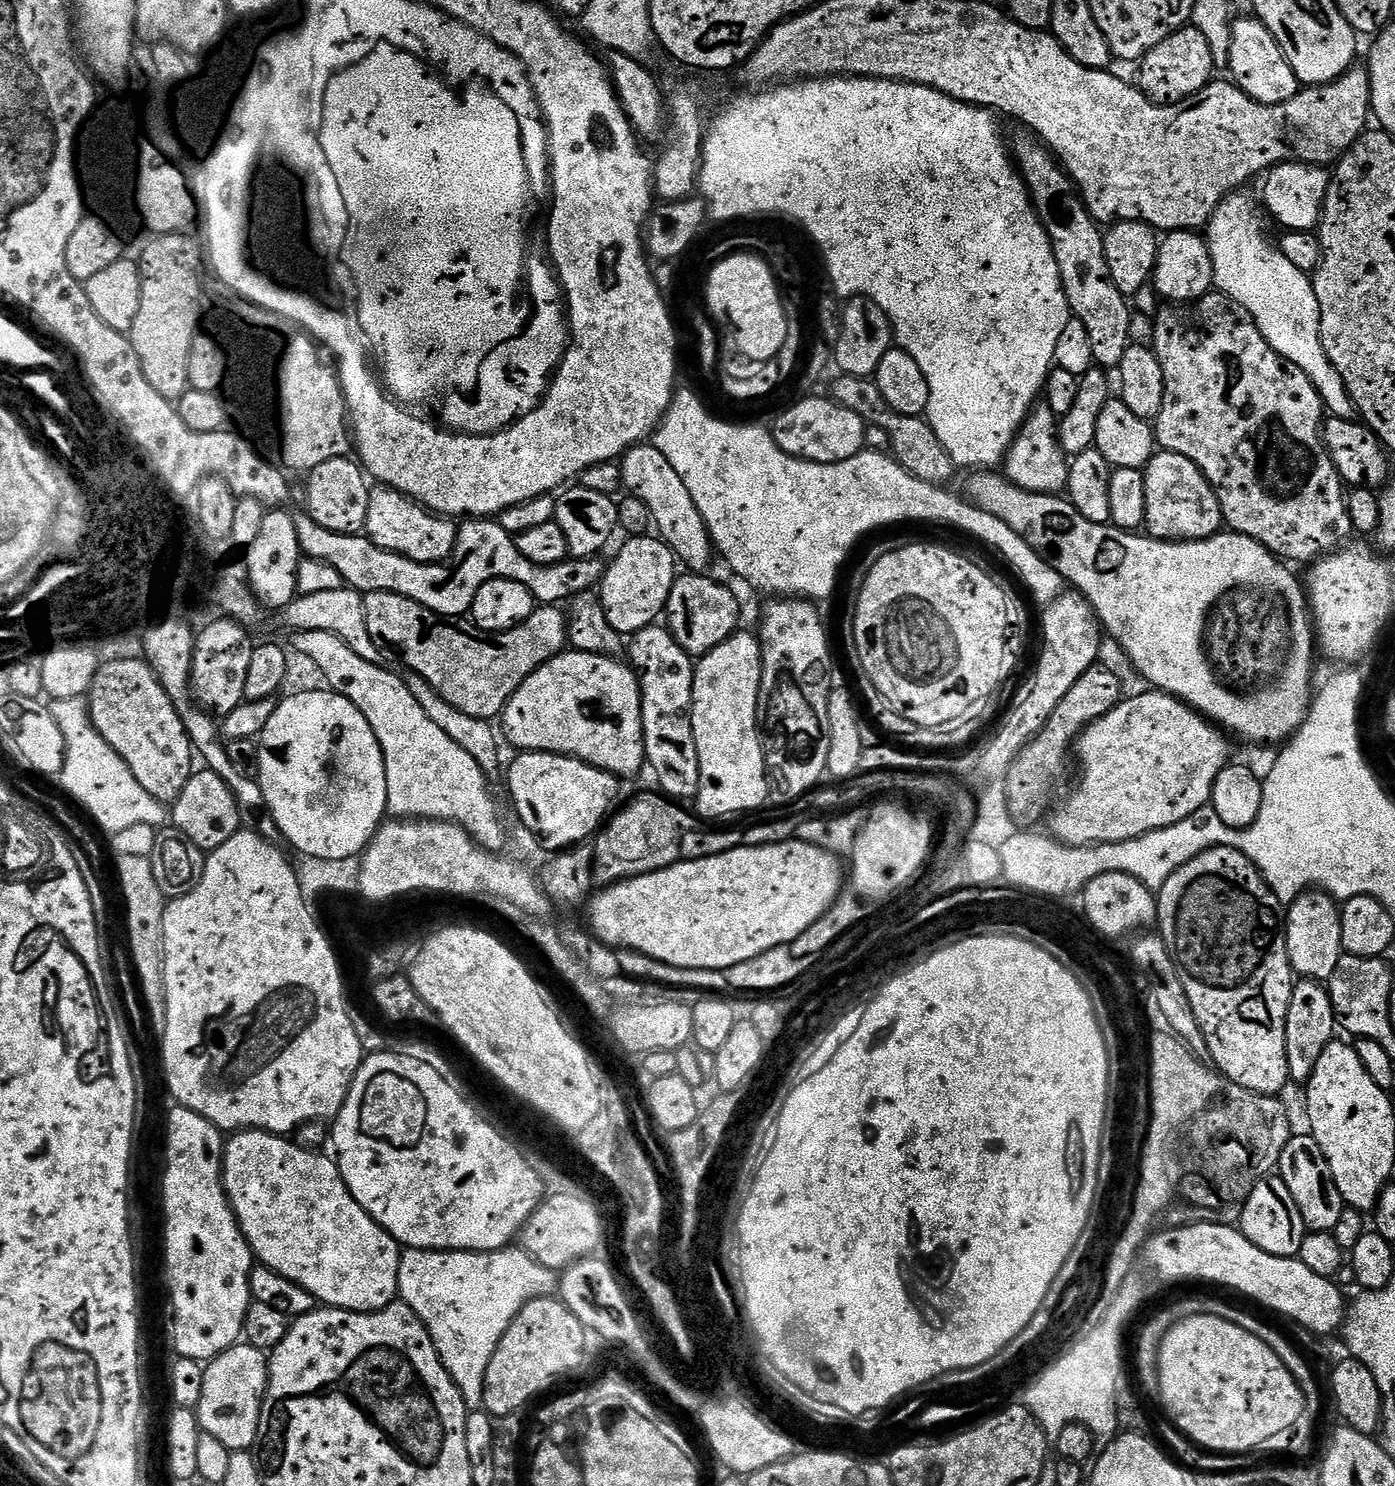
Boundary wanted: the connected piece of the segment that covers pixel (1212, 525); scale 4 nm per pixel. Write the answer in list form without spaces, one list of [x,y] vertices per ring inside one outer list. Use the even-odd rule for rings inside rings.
[[[1157,451],[1143,469],[1146,478],[1146,532],[1155,540],[1205,540],[1225,527],[1218,498],[1202,470],[1190,458]]]

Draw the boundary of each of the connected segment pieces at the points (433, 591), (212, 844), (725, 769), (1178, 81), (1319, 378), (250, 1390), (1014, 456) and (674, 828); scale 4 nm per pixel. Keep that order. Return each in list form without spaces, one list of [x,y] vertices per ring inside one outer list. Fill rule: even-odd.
[[[307,514],[296,516],[296,529],[301,553],[338,570],[347,587],[361,594],[393,592],[434,610],[439,616],[463,617],[471,613],[478,590],[491,580],[522,582],[537,605],[556,606],[578,594],[593,591],[604,577],[606,567],[600,558],[569,558],[554,566],[538,566],[538,562],[530,562],[530,558],[521,554],[512,535],[492,518],[465,519],[457,527],[454,550],[439,564],[414,562],[402,554],[379,548],[364,534],[351,536],[331,532],[326,526],[318,526]]]
[[[207,770],[193,771],[190,782],[186,782],[186,790],[182,790],[182,794],[170,805],[170,824],[186,834],[186,838],[190,838],[190,842],[206,854],[218,850],[218,846],[230,842],[234,834],[242,831],[240,807],[230,786],[226,786],[218,774]]]
[[[737,630],[722,642],[722,646],[714,646],[714,650],[699,657],[695,665],[692,729],[694,746],[698,746],[700,789],[696,791],[694,805],[695,815],[705,816],[708,822],[720,822],[723,816],[736,816],[739,812],[752,812],[767,802],[768,792],[770,796],[770,780],[764,767],[762,728],[756,714],[762,682],[762,650],[759,639],[744,631]]]
[[[1191,26],[1179,28],[1177,32],[1171,32],[1166,39],[1158,42],[1158,46],[1154,46],[1154,50],[1150,50],[1144,59],[1139,61],[1138,68],[1138,87],[1155,104],[1182,102],[1198,94],[1198,90],[1206,87],[1214,76],[1210,45],[1206,42],[1202,30]]]
[[[1242,194],[1226,197],[1214,210],[1212,219],[1206,225],[1208,249],[1212,255],[1212,283],[1215,291],[1225,292],[1227,296],[1237,300],[1247,310],[1250,318],[1254,318],[1262,338],[1266,338],[1266,342],[1271,348],[1279,356],[1286,358],[1294,366],[1298,366],[1298,370],[1302,370],[1302,374],[1306,374],[1306,378],[1310,378],[1314,390],[1318,390],[1325,409],[1333,417],[1351,420],[1357,415],[1356,406],[1352,403],[1350,394],[1346,390],[1346,382],[1342,382],[1342,374],[1338,374],[1338,370],[1334,370],[1334,366],[1322,346],[1320,307],[1309,273],[1298,270],[1298,266],[1294,266],[1294,262],[1290,262],[1290,258],[1286,258],[1286,254],[1280,252],[1274,240],[1264,233],[1266,216],[1261,205],[1257,201],[1256,205],[1248,196],[1240,195]]]
[[[238,1342],[222,1354],[207,1361],[198,1409],[200,1427],[214,1434],[228,1451],[247,1452],[260,1435],[260,1411],[268,1390],[268,1356],[254,1346]]]
[[[1046,406],[1033,407],[1019,432],[1012,438],[1012,445],[1002,461],[1003,471],[1013,484],[1027,492],[1060,494],[1068,487],[1069,457],[1060,445],[1058,418]]]
[[[663,794],[655,795],[640,796],[637,800],[630,801],[596,833],[592,852],[624,852],[624,860],[620,862],[606,860],[606,870],[610,872],[610,884],[669,868],[671,864],[681,859],[682,838],[686,838],[686,834],[693,831],[693,817],[690,812],[688,817],[688,812],[684,809],[687,807],[681,806],[677,801]]]

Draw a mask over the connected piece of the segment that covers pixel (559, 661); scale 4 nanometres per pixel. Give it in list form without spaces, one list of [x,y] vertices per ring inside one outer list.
[[[565,650],[546,662],[508,700],[502,713],[503,739],[509,740],[520,752],[553,752],[572,756],[600,768],[611,776],[625,778],[636,776],[645,767],[644,727],[642,726],[642,702],[640,701],[639,675],[623,659],[598,654],[586,654]]]

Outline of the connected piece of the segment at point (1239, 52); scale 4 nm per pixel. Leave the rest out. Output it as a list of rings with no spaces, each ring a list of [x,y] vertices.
[[[1252,14],[1241,20],[1240,17],[1233,19],[1226,72],[1231,83],[1259,104],[1290,102],[1290,98],[1297,96],[1302,87],[1274,34],[1270,34],[1267,26]]]

